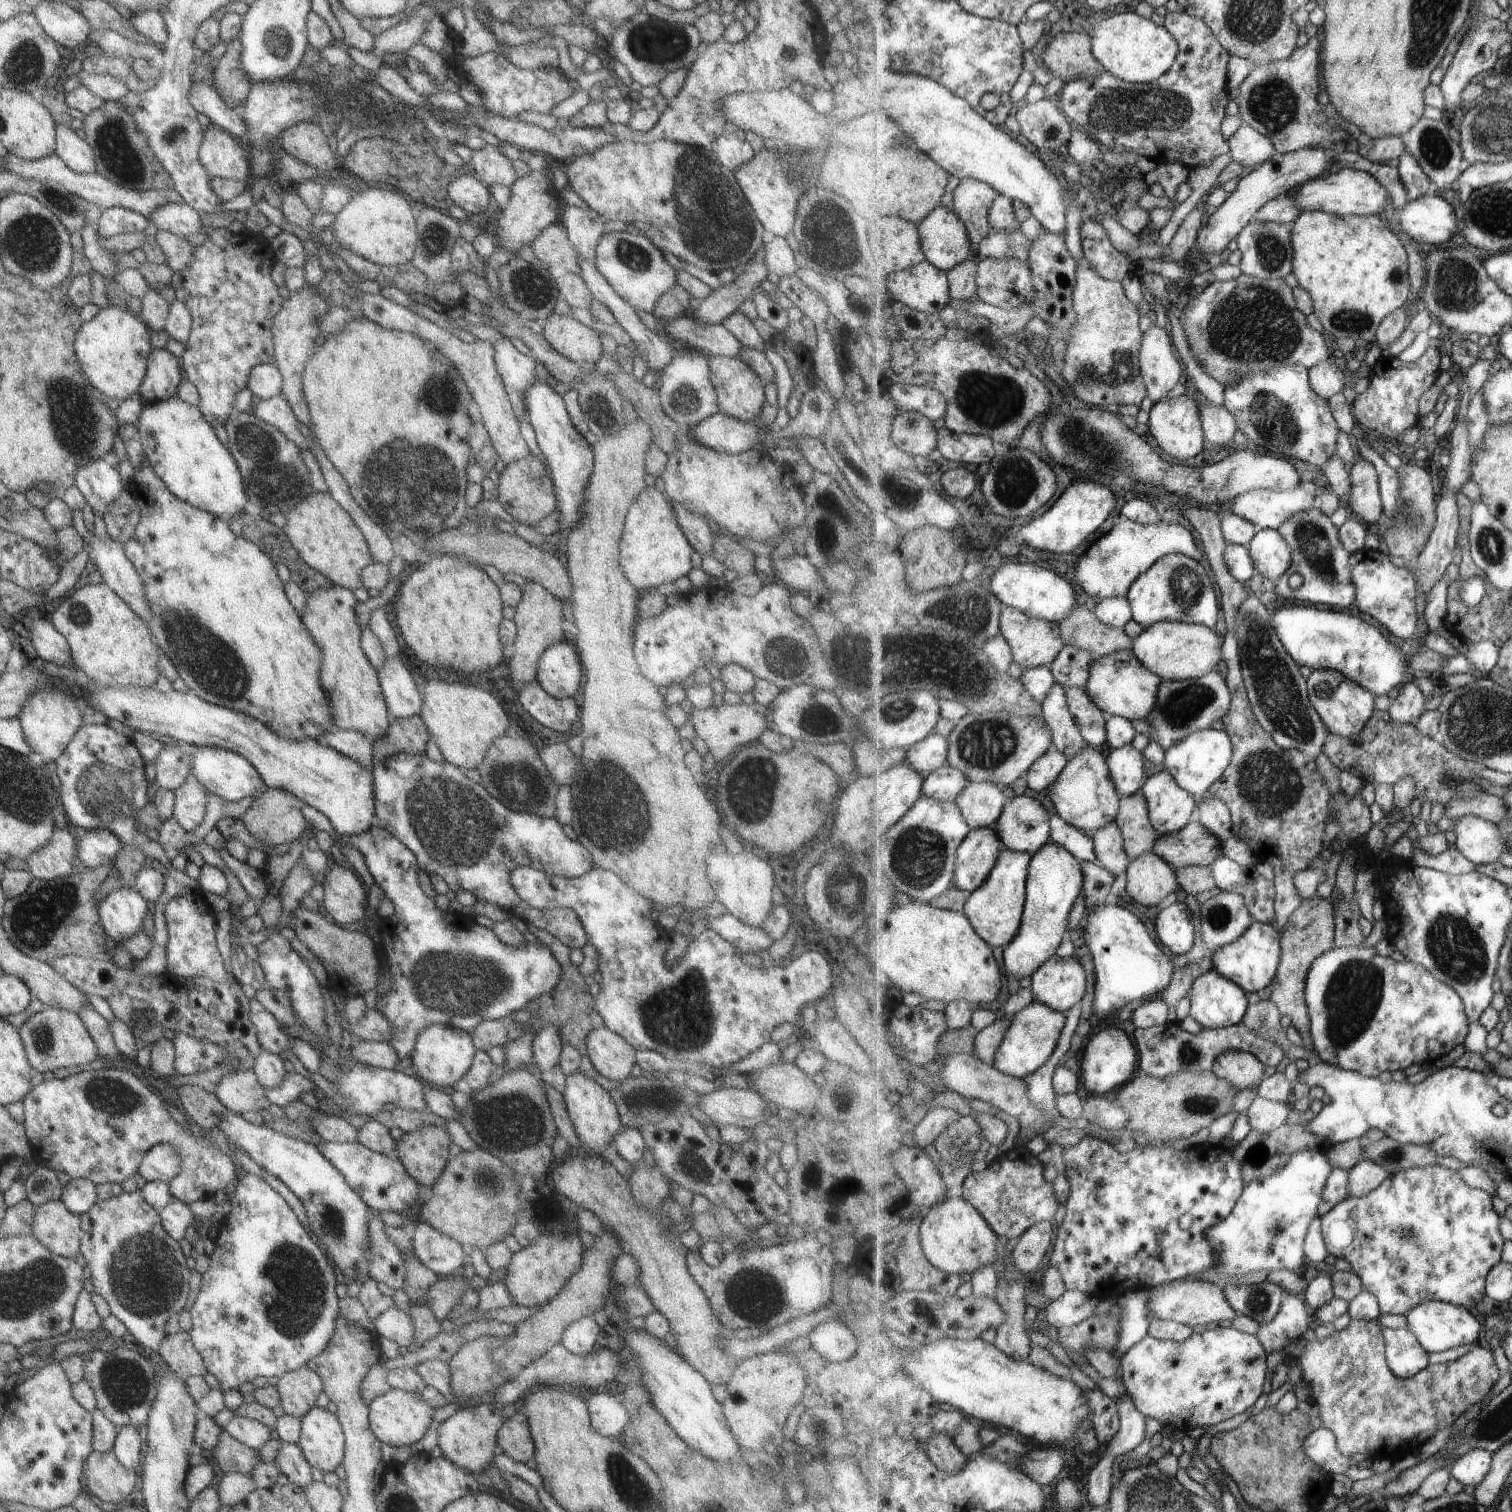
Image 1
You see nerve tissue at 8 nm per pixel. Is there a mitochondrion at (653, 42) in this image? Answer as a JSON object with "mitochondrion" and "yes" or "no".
{"mitochondrion":"yes"}

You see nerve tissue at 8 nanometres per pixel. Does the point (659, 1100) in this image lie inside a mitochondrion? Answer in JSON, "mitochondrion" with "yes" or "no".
{"mitochondrion":"yes"}

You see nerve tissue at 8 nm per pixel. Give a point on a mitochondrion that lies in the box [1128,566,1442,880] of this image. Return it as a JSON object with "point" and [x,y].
{"point":[1280,700]}

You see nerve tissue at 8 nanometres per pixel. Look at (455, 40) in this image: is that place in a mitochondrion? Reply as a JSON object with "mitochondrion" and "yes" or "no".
{"mitochondrion":"no"}

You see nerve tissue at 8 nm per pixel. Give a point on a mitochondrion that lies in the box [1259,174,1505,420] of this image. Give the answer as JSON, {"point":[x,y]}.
{"point":[1455,283]}

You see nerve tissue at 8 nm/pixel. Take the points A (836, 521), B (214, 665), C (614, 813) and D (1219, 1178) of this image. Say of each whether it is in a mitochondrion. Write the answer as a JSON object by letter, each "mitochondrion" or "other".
{"A":"mitochondrion","B":"mitochondrion","C":"mitochondrion","D":"other"}

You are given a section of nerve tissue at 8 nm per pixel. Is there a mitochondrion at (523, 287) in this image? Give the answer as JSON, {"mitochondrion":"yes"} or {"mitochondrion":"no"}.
{"mitochondrion":"yes"}

